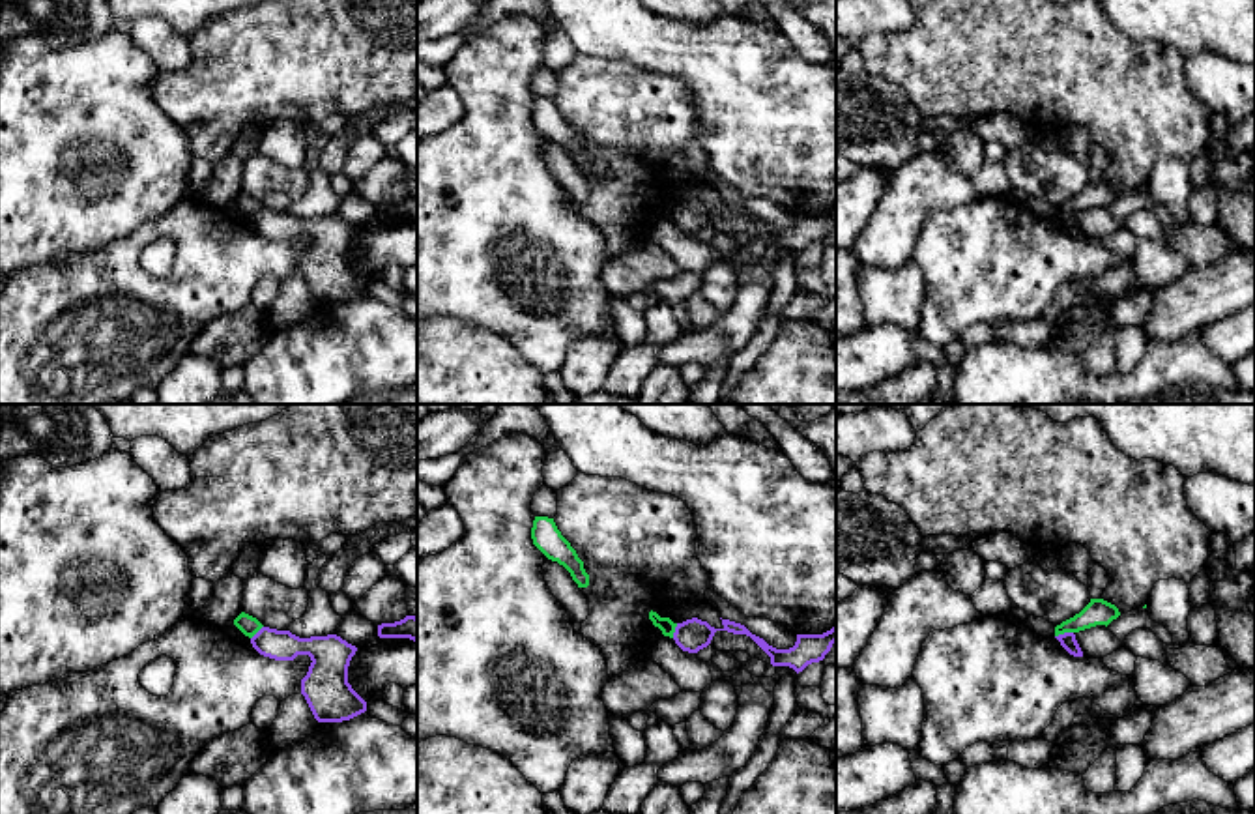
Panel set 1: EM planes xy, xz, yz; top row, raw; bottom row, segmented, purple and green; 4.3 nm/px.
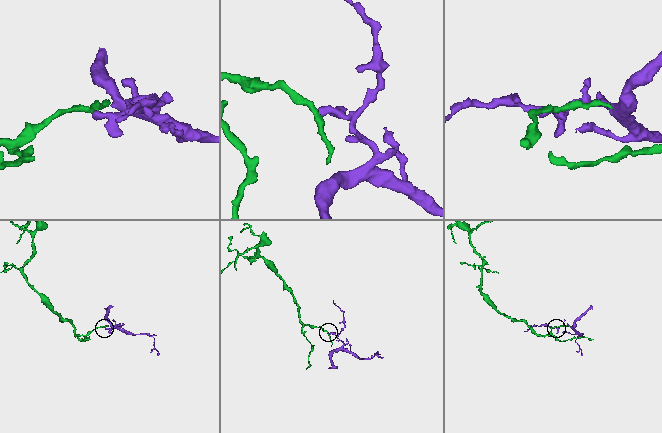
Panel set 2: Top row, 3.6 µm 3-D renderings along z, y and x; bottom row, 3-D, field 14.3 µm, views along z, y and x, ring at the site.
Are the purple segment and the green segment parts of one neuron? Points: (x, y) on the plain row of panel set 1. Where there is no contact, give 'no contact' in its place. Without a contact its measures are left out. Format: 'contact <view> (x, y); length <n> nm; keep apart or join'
contact yz (1065, 214); length 80 nm; keep apart

